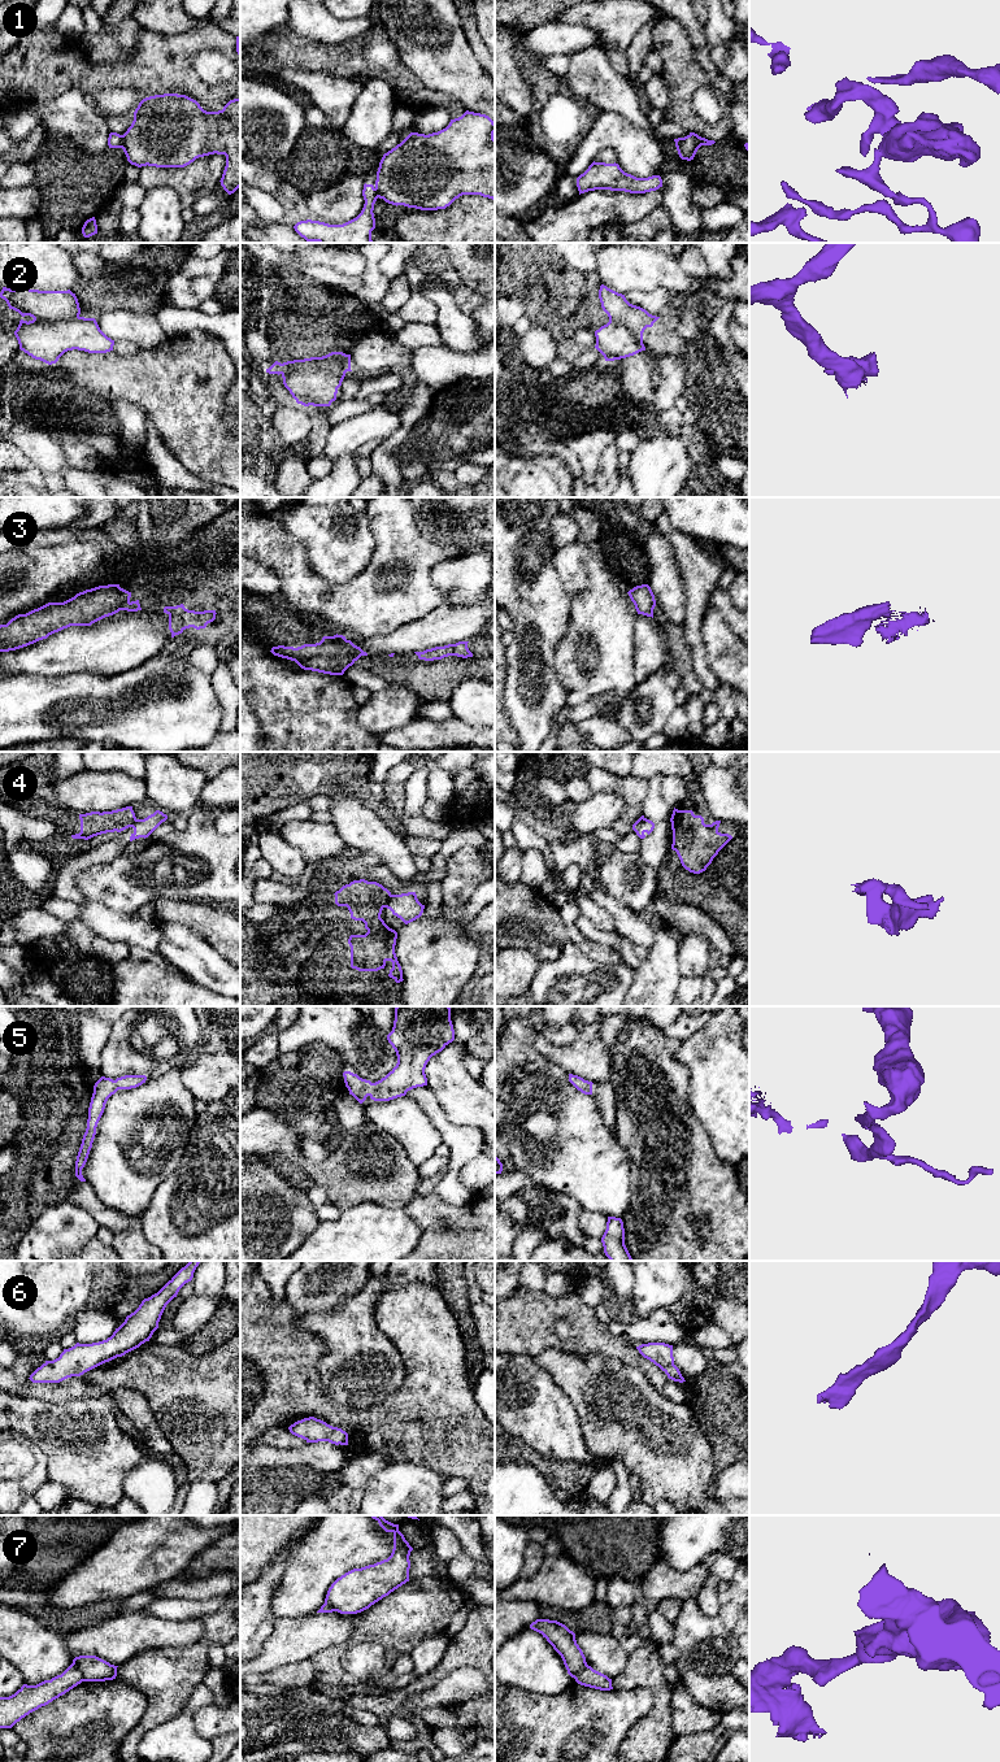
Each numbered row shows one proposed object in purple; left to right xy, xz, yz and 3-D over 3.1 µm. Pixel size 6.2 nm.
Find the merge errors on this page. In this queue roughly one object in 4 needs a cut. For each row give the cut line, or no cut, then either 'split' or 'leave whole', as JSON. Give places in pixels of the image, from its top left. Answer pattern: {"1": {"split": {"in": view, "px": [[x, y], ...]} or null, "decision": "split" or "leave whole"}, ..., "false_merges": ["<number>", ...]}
{"1": {"split": {"in": "xy", "px": [[122, 135], [120, 147]]}, "decision": "split"}, "2": {"split": null, "decision": "leave whole"}, "3": {"split": null, "decision": "leave whole"}, "4": {"split": {"in": "xz", "px": [[391, 895], [382, 906]]}, "decision": "split"}, "5": {"split": null, "decision": "leave whole"}, "6": {"split": null, "decision": "leave whole"}, "7": {"split": {"in": "xy", "px": [[72, 1663], [85, 1680]]}, "decision": "split"}, "false_merges": ["1", "4", "7"]}

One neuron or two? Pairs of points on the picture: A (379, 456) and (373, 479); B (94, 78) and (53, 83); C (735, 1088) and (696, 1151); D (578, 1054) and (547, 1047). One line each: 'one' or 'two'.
A: two
B: one
C: two
D: one

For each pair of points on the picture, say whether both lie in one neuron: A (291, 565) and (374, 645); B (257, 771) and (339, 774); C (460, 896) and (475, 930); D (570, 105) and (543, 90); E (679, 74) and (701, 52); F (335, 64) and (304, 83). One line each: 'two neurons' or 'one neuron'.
A: two neurons
B: one neuron
C: two neurons
D: one neuron
E: two neurons
F: two neurons

